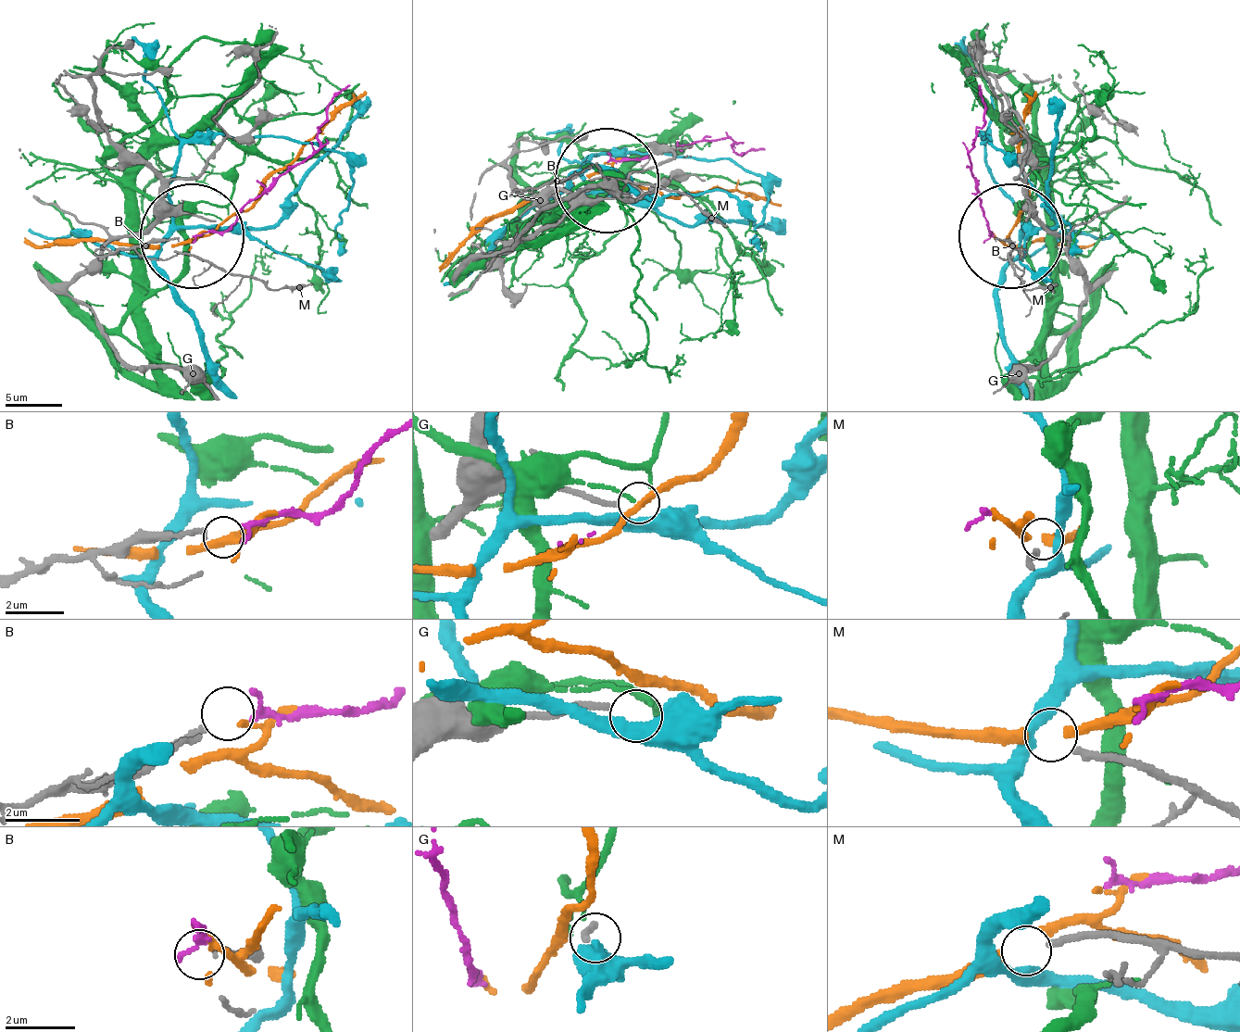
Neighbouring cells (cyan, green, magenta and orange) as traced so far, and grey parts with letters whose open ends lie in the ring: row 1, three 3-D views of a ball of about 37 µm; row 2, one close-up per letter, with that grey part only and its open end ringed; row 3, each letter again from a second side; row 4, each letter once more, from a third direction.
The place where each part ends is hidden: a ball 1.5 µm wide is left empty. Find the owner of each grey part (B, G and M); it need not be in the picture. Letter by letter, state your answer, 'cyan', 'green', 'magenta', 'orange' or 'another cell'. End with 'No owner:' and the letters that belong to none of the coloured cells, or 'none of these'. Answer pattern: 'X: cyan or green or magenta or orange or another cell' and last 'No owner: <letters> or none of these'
B: magenta
G: another cell
M: orange
No owner: G

